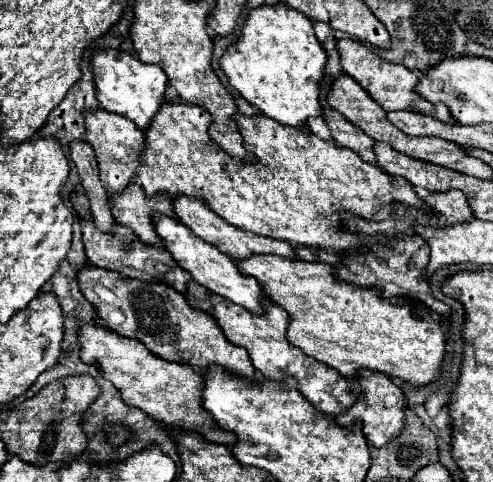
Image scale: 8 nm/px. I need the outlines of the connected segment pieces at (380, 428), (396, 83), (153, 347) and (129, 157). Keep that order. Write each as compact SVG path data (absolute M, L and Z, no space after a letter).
M359 371L361 375L355 377L357 383L361 383L361 389L363 389L363 397L353 405L349 407L347 411L335 415L333 419L347 427L347 425L353 425L355 419L359 419L363 423L363 433L365 437L369 439L371 445L375 447L383 447L387 445L387 441L391 441L393 437L397 437L397 433L403 429L403 409L405 409L405 395L403 391L391 383L391 379L383 373L375 373L375 371Z
M339 39L337 41L337 51L339 51L339 57L341 57L343 71L347 75L351 75L369 93L369 97L375 99L375 103L379 103L385 111L407 109L407 111L415 111L415 113L427 113L427 115L431 115L431 117L435 117L443 123L455 123L447 105L443 105L443 103L433 105L433 103L421 99L413 91L413 87L417 85L417 75L413 71L409 71L407 67L383 61L373 51L369 51L365 45L361 45L359 41L353 41L353 39Z
M87 265L85 269L79 269L79 289L95 307L103 327L141 341L153 355L165 361L191 365L197 371L203 371L209 365L221 365L231 373L255 379L255 369L251 365L251 359L247 357L247 351L243 347L231 345L215 319L211 319L211 315L203 311L191 309L185 297L173 287L165 283L145 283L139 279L129 279L115 271Z
M101 107L95 111L83 111L85 117L85 141L93 147L97 163L99 163L99 177L107 191L123 191L129 181L135 179L135 171L139 167L139 155L145 149L143 133L123 115L109 113Z

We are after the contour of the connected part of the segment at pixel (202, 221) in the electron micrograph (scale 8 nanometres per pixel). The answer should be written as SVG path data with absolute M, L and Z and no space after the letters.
M179 195L173 199L173 209L175 209L175 215L177 219L187 225L195 235L199 235L203 241L215 245L221 253L233 257L233 259L247 259L255 253L275 253L275 255L281 255L281 257L287 257L287 259L297 259L295 257L295 251L293 247L287 243L287 241L279 241L279 239L273 239L273 237L263 237L263 235L255 235L251 231L243 231L239 227L233 227L229 225L225 219L221 219L219 215L215 215L203 201L199 199L191 199L191 197L185 197L185 195Z

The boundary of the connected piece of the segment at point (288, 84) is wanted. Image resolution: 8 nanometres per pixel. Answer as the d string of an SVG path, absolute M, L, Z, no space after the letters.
M277 3L275 7L261 5L261 7L249 11L239 39L225 49L223 57L219 59L219 65L221 65L229 85L233 89L237 89L239 95L243 99L247 99L253 107L257 107L267 117L271 117L283 125L305 127L307 117L321 115L317 97L319 97L319 81L323 77L325 61L327 61L327 57L325 57L321 43L317 41L317 37L313 33L313 23L303 13L291 9L283 3Z

